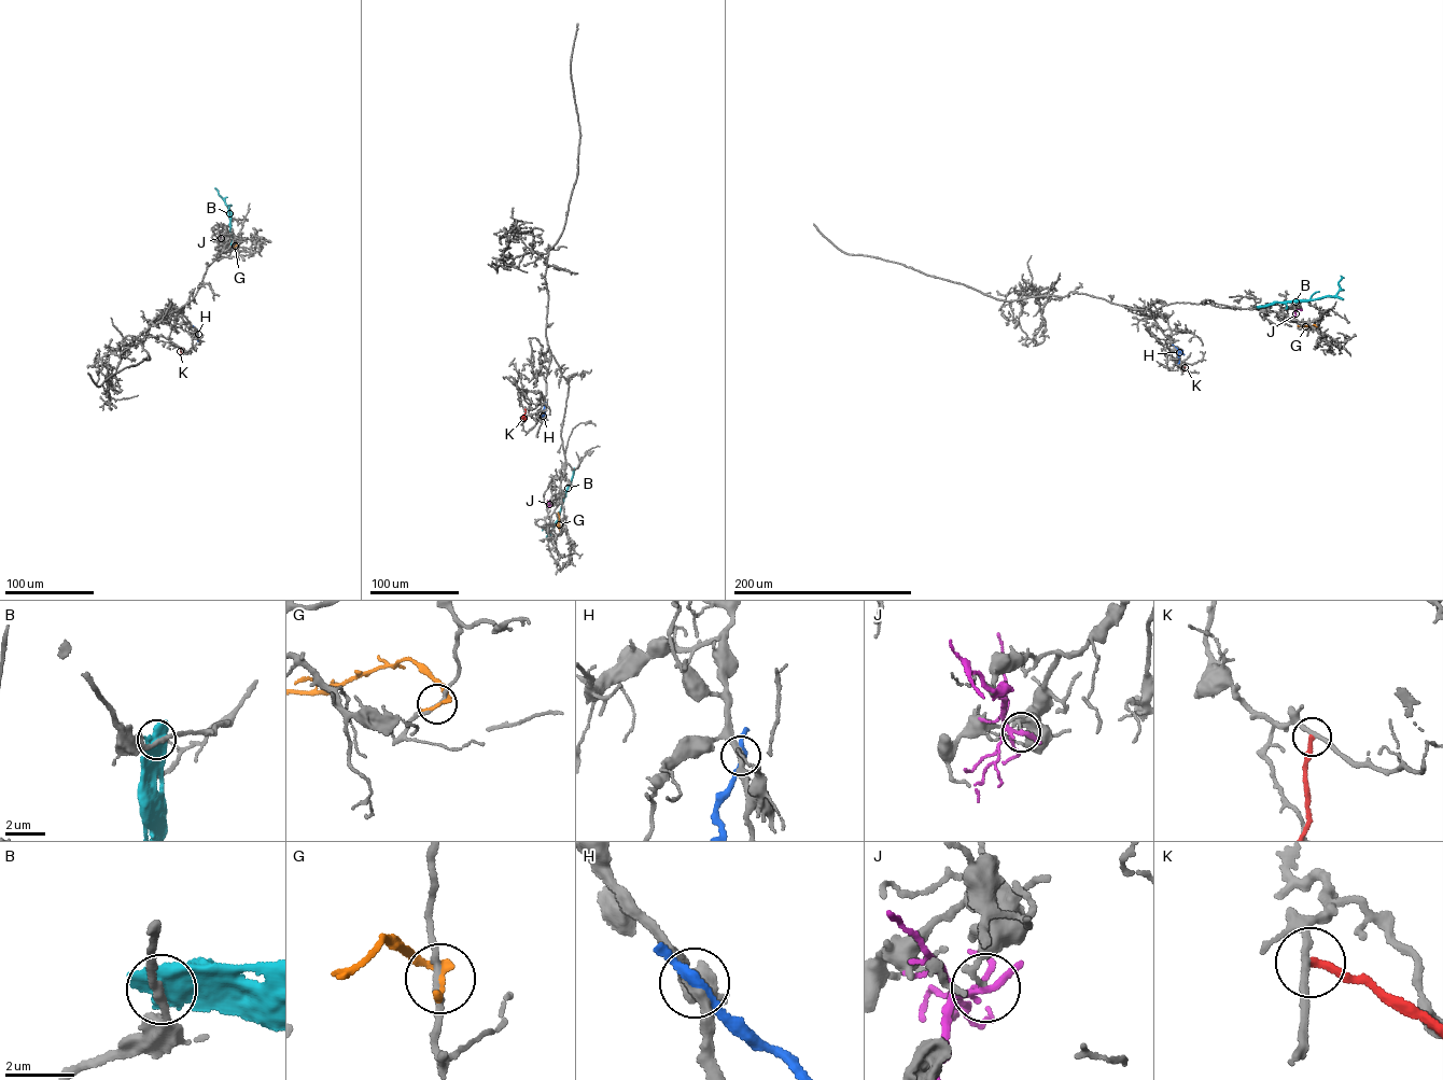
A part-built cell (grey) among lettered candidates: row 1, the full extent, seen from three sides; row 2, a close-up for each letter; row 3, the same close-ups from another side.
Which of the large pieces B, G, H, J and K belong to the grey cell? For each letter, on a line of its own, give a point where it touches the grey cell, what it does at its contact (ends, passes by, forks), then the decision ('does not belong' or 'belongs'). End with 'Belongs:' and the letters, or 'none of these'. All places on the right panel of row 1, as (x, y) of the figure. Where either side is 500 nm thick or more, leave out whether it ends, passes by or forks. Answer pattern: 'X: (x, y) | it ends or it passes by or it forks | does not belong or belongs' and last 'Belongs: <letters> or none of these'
B: (1256, 307) | does not belong
G: (1316, 326) | it passes by | does not belong
H: (1173, 346) | it passes by | does not belong
J: (1299, 309) | it forks | does not belong
K: (1175, 362) | it ends | does not belong
Belongs: none of these

